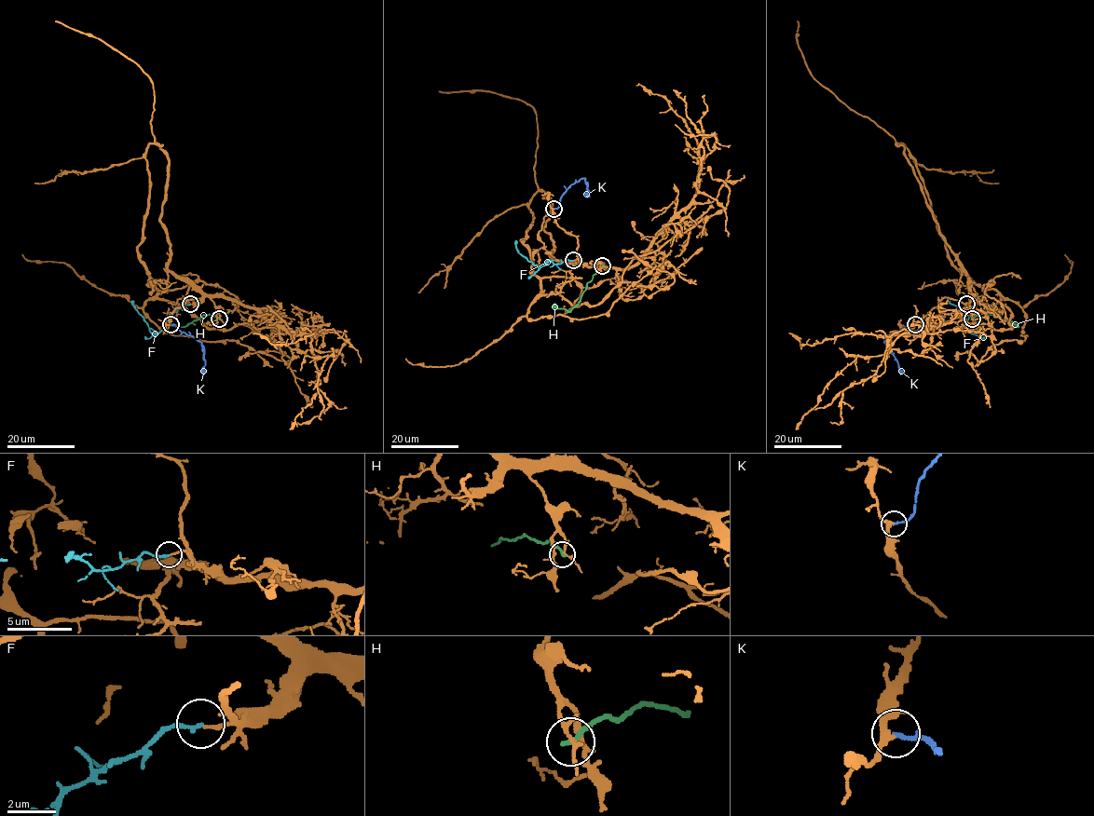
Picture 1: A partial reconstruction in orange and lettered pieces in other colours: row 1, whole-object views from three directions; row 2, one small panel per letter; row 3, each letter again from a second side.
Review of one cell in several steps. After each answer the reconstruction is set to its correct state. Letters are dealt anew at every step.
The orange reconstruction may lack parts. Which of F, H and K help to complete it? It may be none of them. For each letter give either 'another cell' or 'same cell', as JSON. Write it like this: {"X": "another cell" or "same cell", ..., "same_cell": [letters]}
{"F": "same cell", "H": "another cell", "K": "same cell", "same_cell": ["F", "K"]}

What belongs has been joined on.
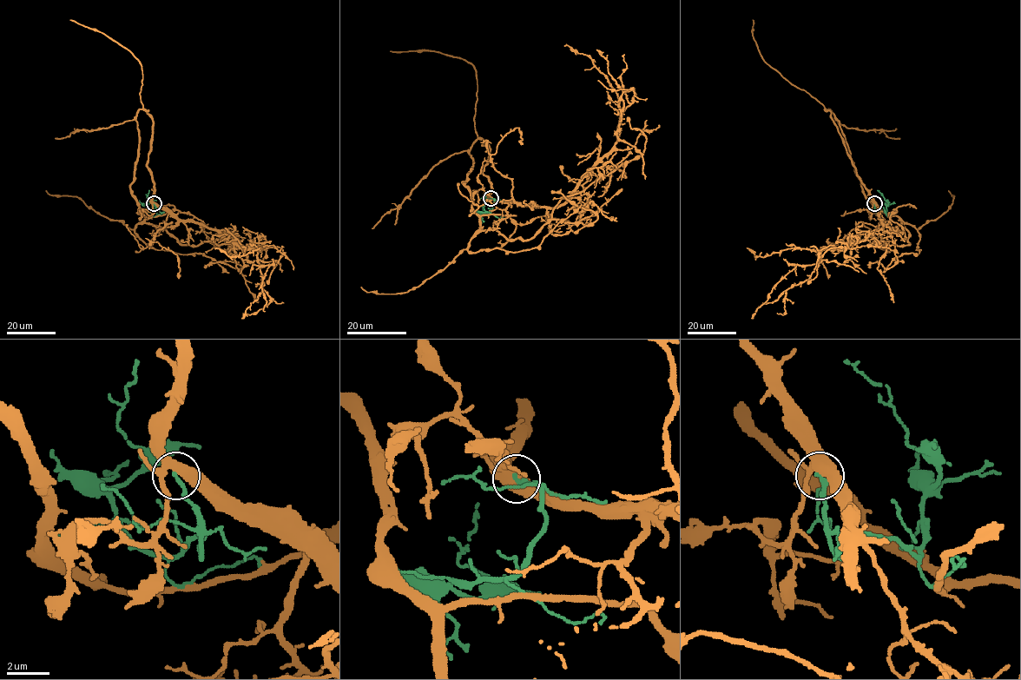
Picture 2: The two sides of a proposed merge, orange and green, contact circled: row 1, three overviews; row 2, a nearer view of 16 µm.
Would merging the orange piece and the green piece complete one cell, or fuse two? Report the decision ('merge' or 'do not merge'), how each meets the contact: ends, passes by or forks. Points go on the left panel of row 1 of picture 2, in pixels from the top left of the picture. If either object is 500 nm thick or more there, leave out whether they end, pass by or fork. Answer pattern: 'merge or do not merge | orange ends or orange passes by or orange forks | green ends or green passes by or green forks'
do not merge | orange forks | green ends

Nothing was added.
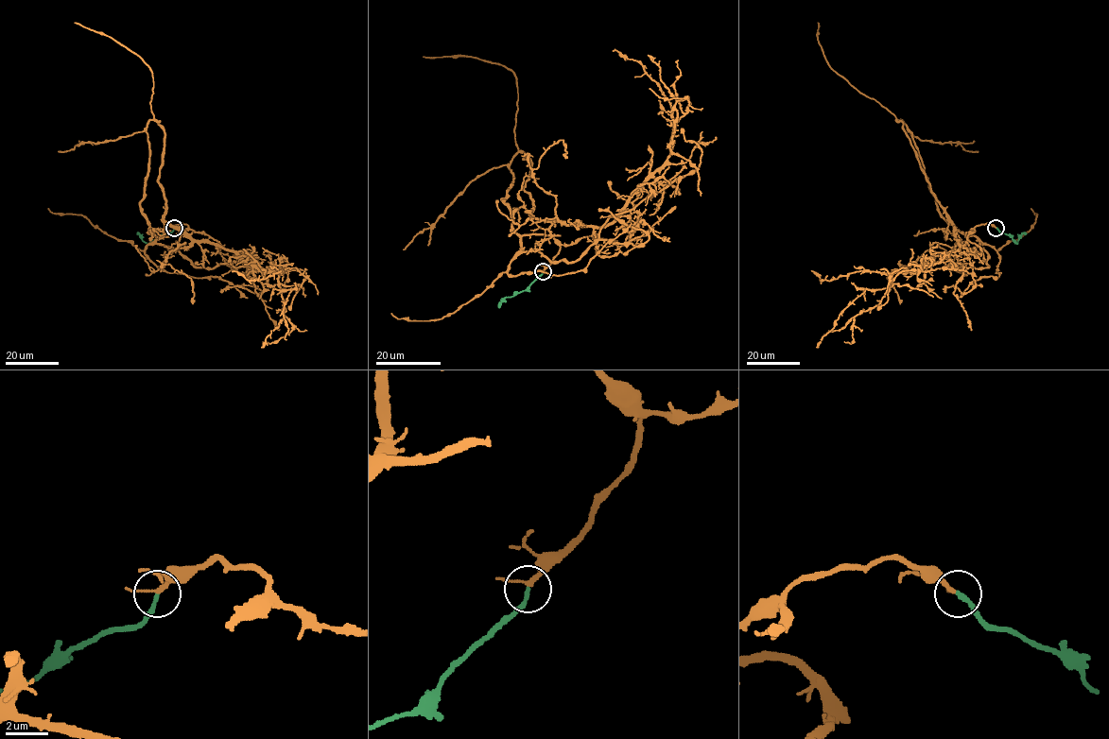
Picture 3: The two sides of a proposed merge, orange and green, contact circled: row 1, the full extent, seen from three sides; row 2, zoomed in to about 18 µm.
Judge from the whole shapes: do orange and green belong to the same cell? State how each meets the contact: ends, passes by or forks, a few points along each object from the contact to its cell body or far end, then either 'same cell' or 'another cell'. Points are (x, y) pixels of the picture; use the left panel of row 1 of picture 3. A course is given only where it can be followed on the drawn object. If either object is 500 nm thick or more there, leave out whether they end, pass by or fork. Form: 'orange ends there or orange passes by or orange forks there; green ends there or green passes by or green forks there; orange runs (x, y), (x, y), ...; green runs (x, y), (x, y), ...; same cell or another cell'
orange passes by; green ends there; orange runs (174, 227), (188, 227), (154, 236), (140, 207), (151, 70), (75, 23); green runs (174, 227), (147, 243), (137, 234); same cell

